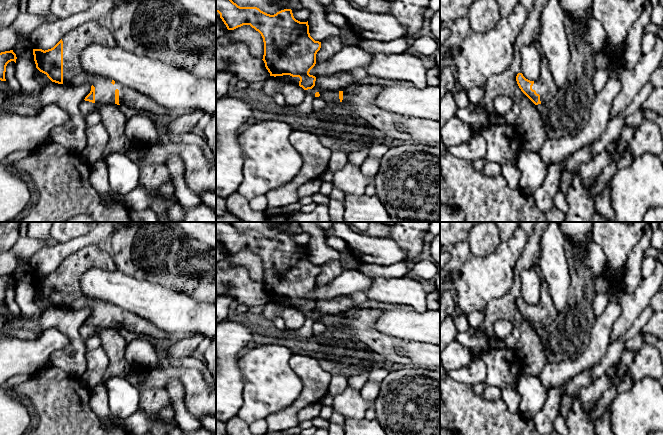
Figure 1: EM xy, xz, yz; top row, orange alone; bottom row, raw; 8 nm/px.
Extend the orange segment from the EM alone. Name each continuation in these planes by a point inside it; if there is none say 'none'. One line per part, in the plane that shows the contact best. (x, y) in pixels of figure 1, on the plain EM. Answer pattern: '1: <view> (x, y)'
1: xy (92, 256)

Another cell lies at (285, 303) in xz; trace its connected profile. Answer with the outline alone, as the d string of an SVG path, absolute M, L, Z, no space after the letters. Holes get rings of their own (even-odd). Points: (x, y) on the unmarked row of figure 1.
M290 299L270 301L270 306L272 306L275 309L299 309L299 305L299 301L292 301Z

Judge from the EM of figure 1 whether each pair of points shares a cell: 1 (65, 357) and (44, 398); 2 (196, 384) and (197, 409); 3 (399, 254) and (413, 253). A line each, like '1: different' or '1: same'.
1: different
2: same
3: different

